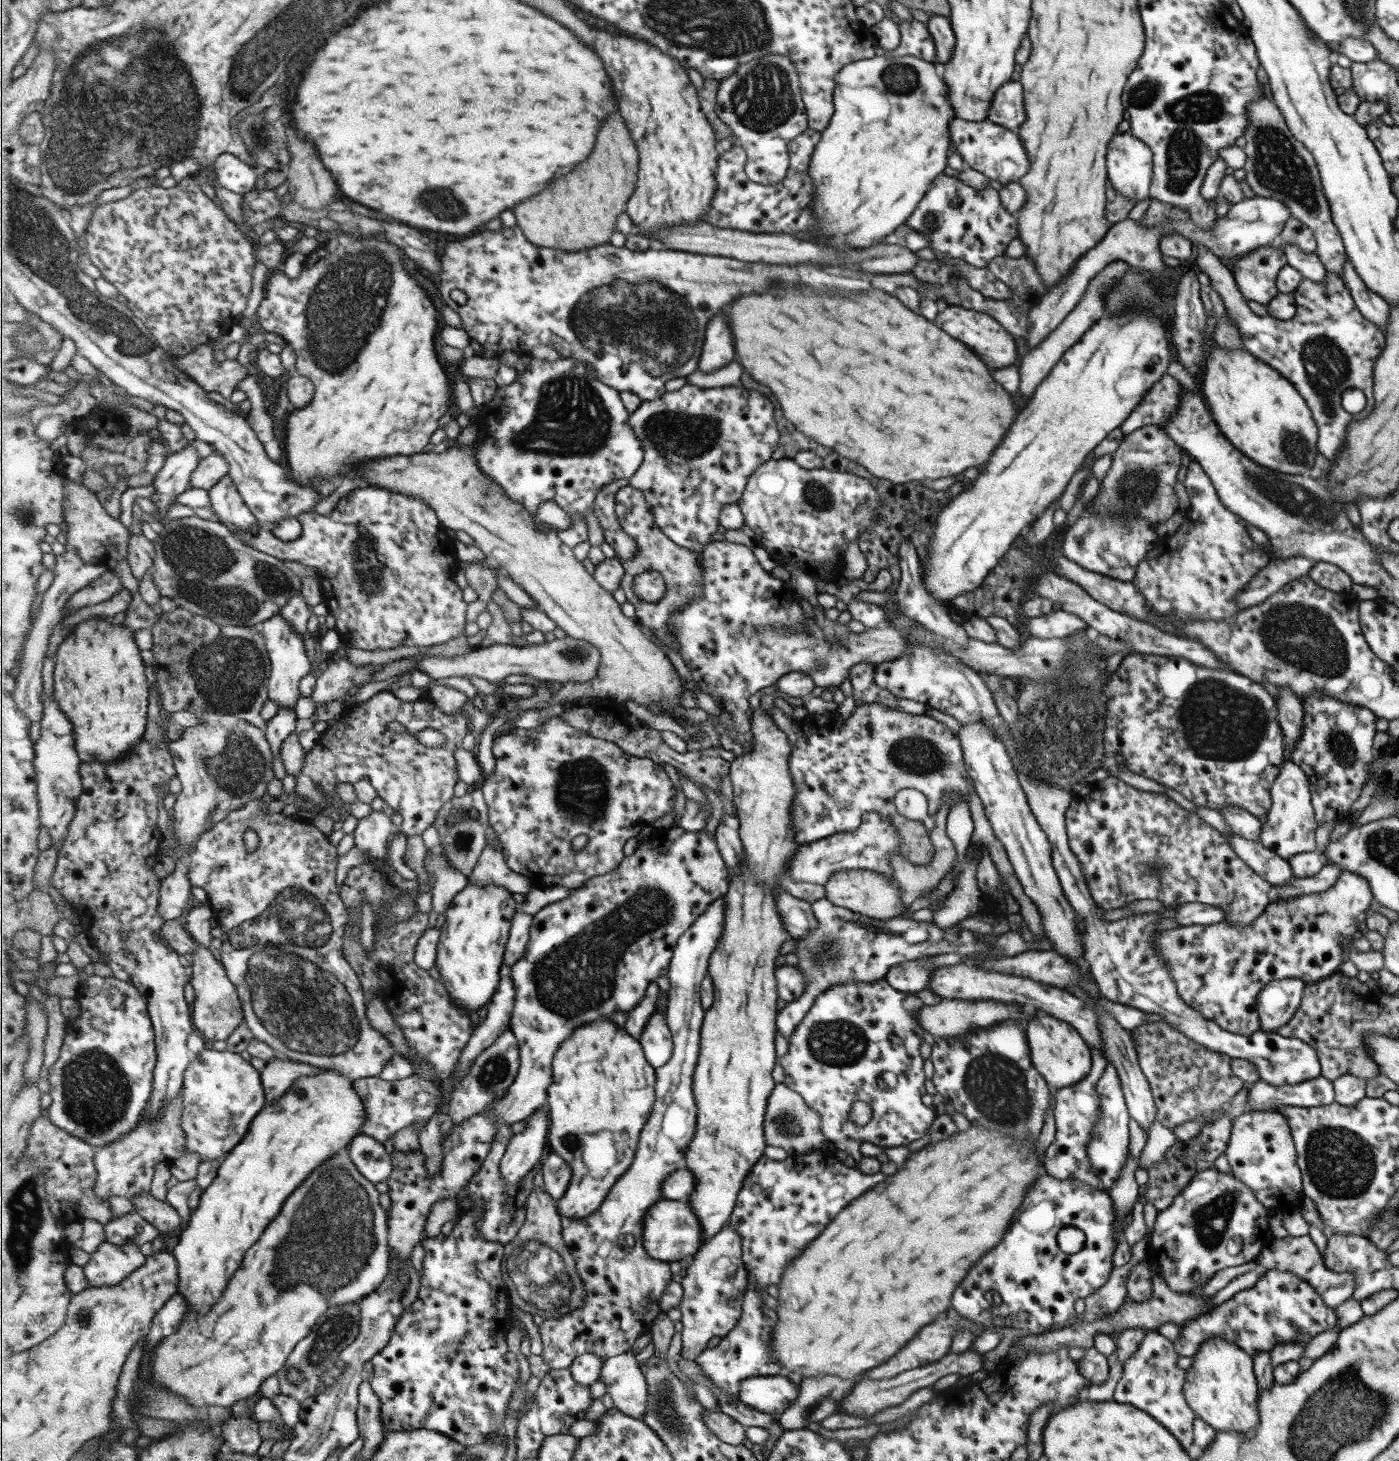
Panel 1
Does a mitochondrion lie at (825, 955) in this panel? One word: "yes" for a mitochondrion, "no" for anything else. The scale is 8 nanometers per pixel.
yes

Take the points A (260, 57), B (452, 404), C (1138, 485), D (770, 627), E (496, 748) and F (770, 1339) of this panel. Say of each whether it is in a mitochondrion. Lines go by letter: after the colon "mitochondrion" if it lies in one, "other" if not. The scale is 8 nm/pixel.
A: mitochondrion
B: other
C: mitochondrion
D: mitochondrion
E: other
F: other

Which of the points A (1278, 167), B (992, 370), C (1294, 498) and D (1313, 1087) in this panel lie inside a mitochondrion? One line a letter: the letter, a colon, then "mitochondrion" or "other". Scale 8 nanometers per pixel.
A: mitochondrion
B: other
C: mitochondrion
D: other

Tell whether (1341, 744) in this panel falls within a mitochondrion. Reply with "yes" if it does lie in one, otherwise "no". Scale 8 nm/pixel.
yes

